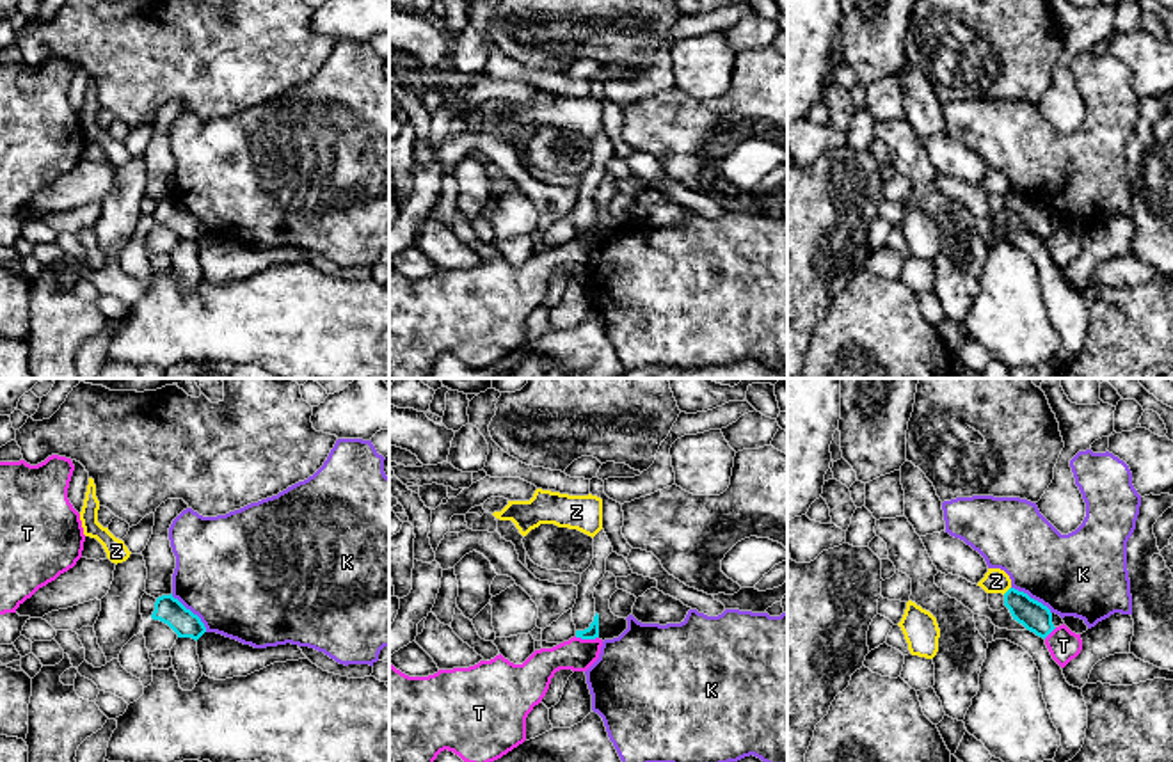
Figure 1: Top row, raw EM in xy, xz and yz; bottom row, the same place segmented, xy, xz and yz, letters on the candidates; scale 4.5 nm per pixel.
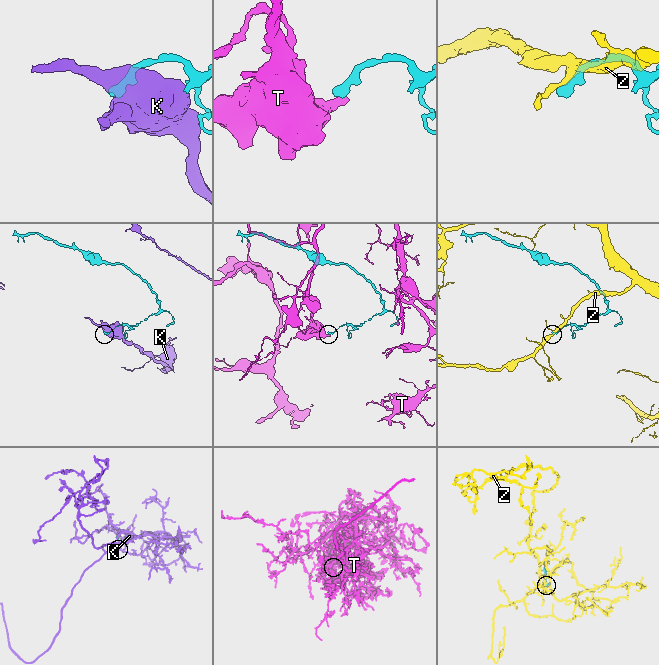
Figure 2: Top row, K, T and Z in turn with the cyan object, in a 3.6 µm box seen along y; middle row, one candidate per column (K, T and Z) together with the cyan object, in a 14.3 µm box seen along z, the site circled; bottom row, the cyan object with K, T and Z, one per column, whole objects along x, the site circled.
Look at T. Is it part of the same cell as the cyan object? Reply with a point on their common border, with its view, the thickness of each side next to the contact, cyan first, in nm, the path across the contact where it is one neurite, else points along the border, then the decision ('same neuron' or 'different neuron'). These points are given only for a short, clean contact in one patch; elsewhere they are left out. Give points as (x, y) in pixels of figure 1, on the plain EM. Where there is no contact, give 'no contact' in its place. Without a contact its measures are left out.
contact xz (587, 240); calibres 60 and 150 nm; border xz (574, 238), (598, 240); different neuron

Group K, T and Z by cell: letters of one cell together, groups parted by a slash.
K / T / Z

